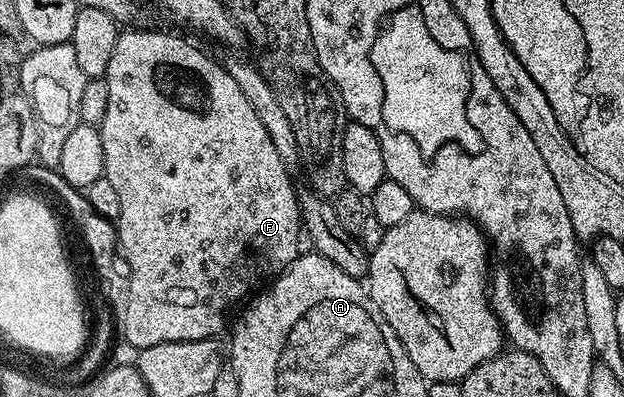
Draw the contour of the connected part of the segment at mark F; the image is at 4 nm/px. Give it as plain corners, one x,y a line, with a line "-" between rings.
131,29
120,32
113,47
113,59
107,68
109,87
109,107
105,119
98,126
101,147
105,147
105,171
103,176
113,183
121,211
117,218
118,252
122,260
127,260
125,269
131,274
127,277
127,314
123,317
123,337
126,344
137,347
157,347
157,343
170,341
192,341
193,339
214,338
227,321
227,312
254,287
258,281
274,279
288,269
297,257
297,231
301,228
299,193
291,182
289,167
277,155
269,131
257,119
257,111
245,99
241,87
233,80
233,75
222,64
206,57
195,45
190,45
175,33
154,33
151,29

